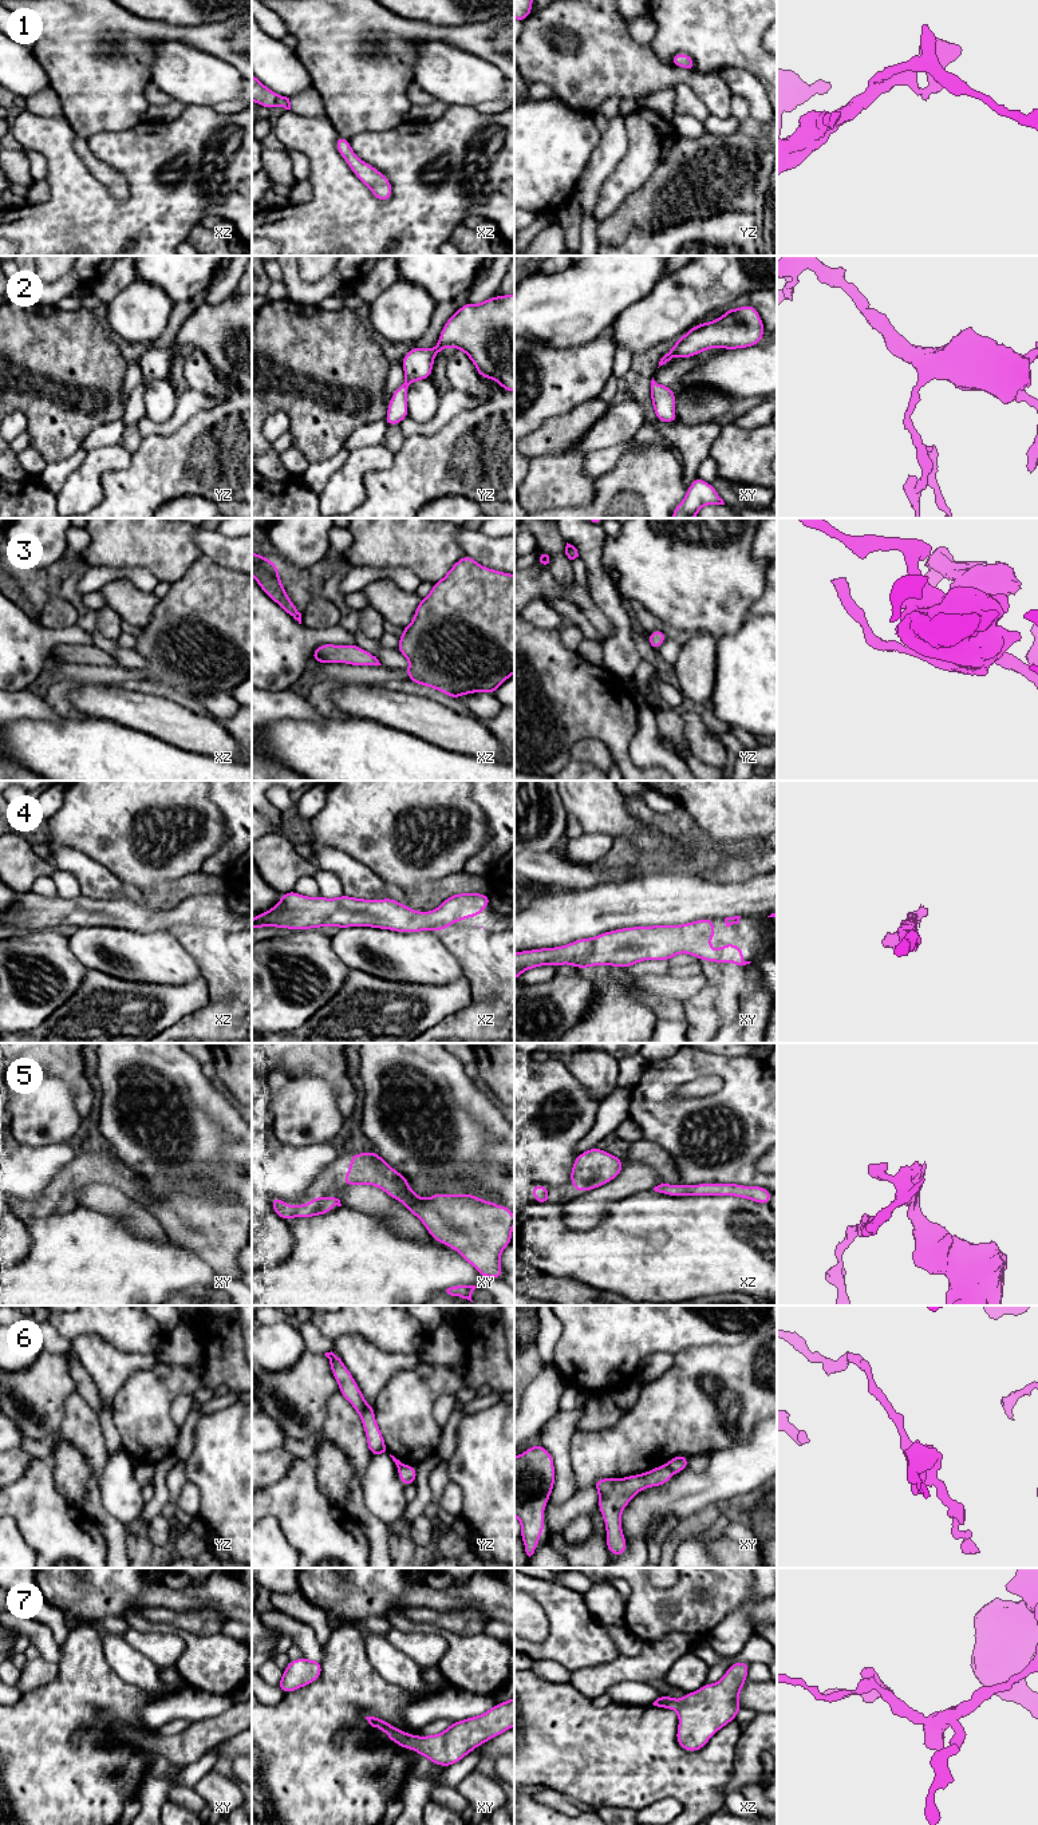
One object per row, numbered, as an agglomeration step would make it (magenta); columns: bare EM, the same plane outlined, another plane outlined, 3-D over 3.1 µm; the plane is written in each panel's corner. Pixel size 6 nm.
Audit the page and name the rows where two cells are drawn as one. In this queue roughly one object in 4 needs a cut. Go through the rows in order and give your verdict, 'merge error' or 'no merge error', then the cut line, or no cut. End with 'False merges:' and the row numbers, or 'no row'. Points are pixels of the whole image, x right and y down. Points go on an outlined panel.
1: no merge error | no cut
2: no merge error | no cut
3: no merge error | no cut
4: no merge error | no cut
5: no merge error | no cut
6: merge error | xy (666, 1465), (674, 1472)
7: no merge error | no cut
False merges: 6

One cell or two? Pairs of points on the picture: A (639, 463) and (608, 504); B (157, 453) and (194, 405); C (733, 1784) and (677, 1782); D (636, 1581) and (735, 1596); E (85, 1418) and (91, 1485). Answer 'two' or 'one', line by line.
A: one
B: two
C: two
D: one
E: one

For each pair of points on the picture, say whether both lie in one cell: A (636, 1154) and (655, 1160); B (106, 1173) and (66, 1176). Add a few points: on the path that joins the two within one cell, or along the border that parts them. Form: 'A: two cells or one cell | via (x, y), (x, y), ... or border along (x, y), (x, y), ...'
A: one cell | via (640, 1154), (651, 1156)
B: one cell | via (97, 1173), (75, 1174)

